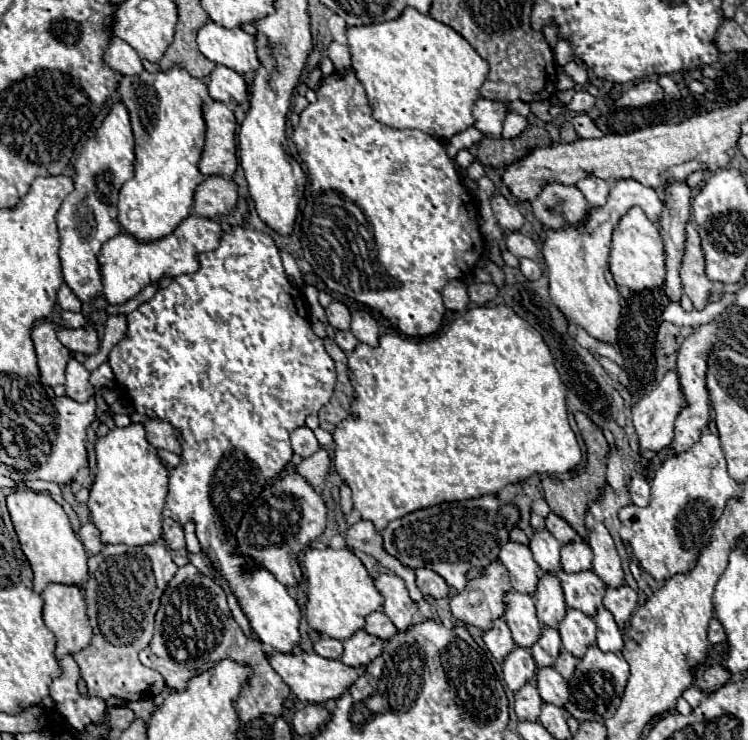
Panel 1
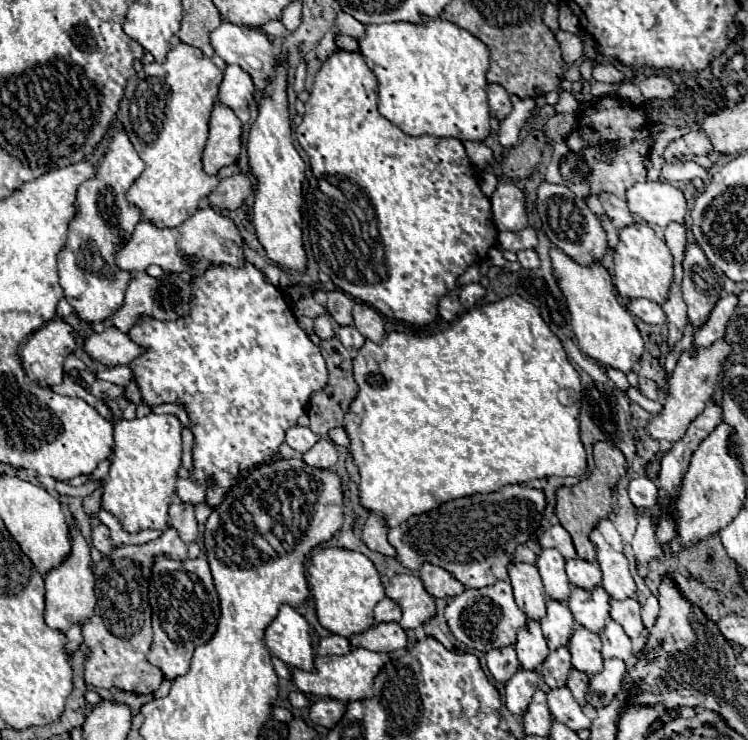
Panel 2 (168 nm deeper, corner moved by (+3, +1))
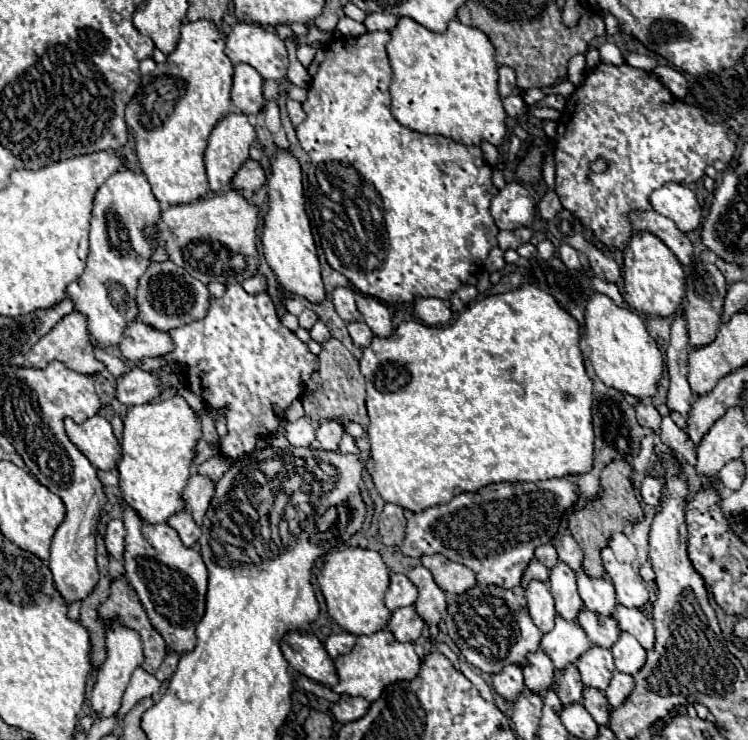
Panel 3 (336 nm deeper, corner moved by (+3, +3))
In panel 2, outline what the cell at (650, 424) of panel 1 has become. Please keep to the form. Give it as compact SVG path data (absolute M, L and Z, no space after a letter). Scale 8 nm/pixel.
M718 339L718 343L712 343L710 347L698 347L690 351L682 351L670 379L668 379L668 389L666 389L666 401L664 401L664 411L658 417L650 419L648 433L650 437L658 441L678 441L684 433L690 421L700 415L706 407L706 401L710 401L718 377L724 371L724 359L732 353L732 345L726 343L726 339Z

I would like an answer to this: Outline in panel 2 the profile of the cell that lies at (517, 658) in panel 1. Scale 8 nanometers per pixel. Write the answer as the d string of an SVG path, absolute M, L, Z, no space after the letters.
M518 669L518 673L506 683L506 707L514 717L522 717L534 691L538 689L538 673Z

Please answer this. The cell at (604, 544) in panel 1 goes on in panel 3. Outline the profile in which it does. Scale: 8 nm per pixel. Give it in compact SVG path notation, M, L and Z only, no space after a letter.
M610 547L602 549L602 563L606 569L606 575L614 583L616 599L620 605L626 607L644 607L648 601L648 591L644 587L642 577L632 569L632 565L624 565L616 561Z

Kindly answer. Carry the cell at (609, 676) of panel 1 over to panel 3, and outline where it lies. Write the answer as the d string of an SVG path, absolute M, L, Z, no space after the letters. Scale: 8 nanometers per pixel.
M614 671L612 679L610 679L610 685L606 687L604 695L606 695L608 703L614 707L614 705L620 705L620 703L628 697L630 689L634 689L634 679L632 679L632 675Z

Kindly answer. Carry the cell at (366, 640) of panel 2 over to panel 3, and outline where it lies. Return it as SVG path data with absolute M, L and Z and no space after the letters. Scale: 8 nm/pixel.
M414 607L396 609L388 621L388 631L396 641L416 641L422 633L422 619L414 613Z

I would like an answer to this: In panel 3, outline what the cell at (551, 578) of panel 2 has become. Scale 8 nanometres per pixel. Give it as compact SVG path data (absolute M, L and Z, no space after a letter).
M558 561L550 569L548 587L556 601L558 615L562 615L566 621L574 621L578 609L582 607L582 599L576 591L576 573L564 561Z

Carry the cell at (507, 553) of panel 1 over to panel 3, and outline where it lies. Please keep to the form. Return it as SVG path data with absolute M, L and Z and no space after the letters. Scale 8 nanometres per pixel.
M532 579L526 589L524 589L524 597L528 601L528 611L530 611L530 619L534 621L534 625L546 633L554 627L554 617L556 617L556 609L554 609L554 599L552 593L548 591L548 587L542 581Z

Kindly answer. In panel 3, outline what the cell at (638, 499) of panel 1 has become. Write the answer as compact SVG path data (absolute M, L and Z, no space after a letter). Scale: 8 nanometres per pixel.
M646 477L640 485L640 495L642 495L642 501L650 507L658 507L660 503L660 493L662 493L662 483L654 477Z

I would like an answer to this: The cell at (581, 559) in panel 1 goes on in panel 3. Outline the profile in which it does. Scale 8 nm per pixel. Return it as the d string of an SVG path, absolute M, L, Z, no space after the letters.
M578 571L576 583L578 583L578 593L582 601L590 611L596 611L600 615L614 613L616 597L614 597L614 587L608 577L588 577L584 571Z

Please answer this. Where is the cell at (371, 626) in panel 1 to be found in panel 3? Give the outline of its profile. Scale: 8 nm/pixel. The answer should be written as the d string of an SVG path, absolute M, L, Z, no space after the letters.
M394 573L390 579L390 587L386 591L386 599L384 599L386 607L390 611L400 609L400 607L410 607L410 605L414 605L416 597L418 597L418 591L414 589L414 585L410 585L408 577Z

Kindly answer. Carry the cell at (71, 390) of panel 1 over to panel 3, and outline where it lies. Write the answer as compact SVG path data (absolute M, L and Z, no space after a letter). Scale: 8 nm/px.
M138 367L116 379L116 399L122 405L128 407L142 405L156 399L158 395L160 395L160 385L156 377Z

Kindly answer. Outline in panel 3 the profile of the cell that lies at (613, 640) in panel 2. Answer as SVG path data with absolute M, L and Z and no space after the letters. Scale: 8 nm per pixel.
M620 633L618 641L612 645L612 655L614 655L614 663L616 669L622 673L630 673L634 675L646 661L646 651L644 647L630 635L630 633Z

